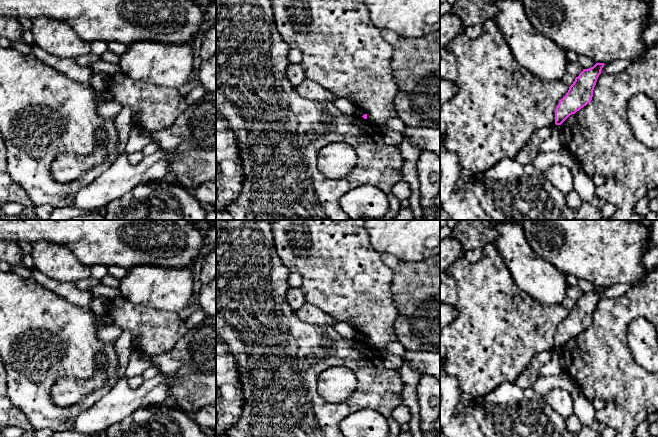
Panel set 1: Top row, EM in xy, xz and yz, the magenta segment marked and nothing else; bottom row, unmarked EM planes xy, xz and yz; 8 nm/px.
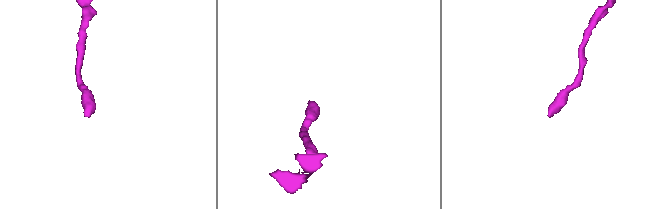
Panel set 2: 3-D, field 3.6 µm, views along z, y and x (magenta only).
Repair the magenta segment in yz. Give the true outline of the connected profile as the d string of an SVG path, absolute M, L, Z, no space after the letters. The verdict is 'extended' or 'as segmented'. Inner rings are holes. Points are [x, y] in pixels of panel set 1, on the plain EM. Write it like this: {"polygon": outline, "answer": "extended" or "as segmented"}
{"polygon": "M596 287L589 293L583 293L566 319L559 325L555 334L555 348L561 349L570 339L591 326L593 314L601 298L604 287Z", "answer": "as segmented"}

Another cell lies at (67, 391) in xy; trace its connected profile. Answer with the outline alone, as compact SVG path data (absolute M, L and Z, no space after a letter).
M62 377L51 390L51 398L59 407L78 404L84 397L97 389L93 378L76 379L73 377Z

